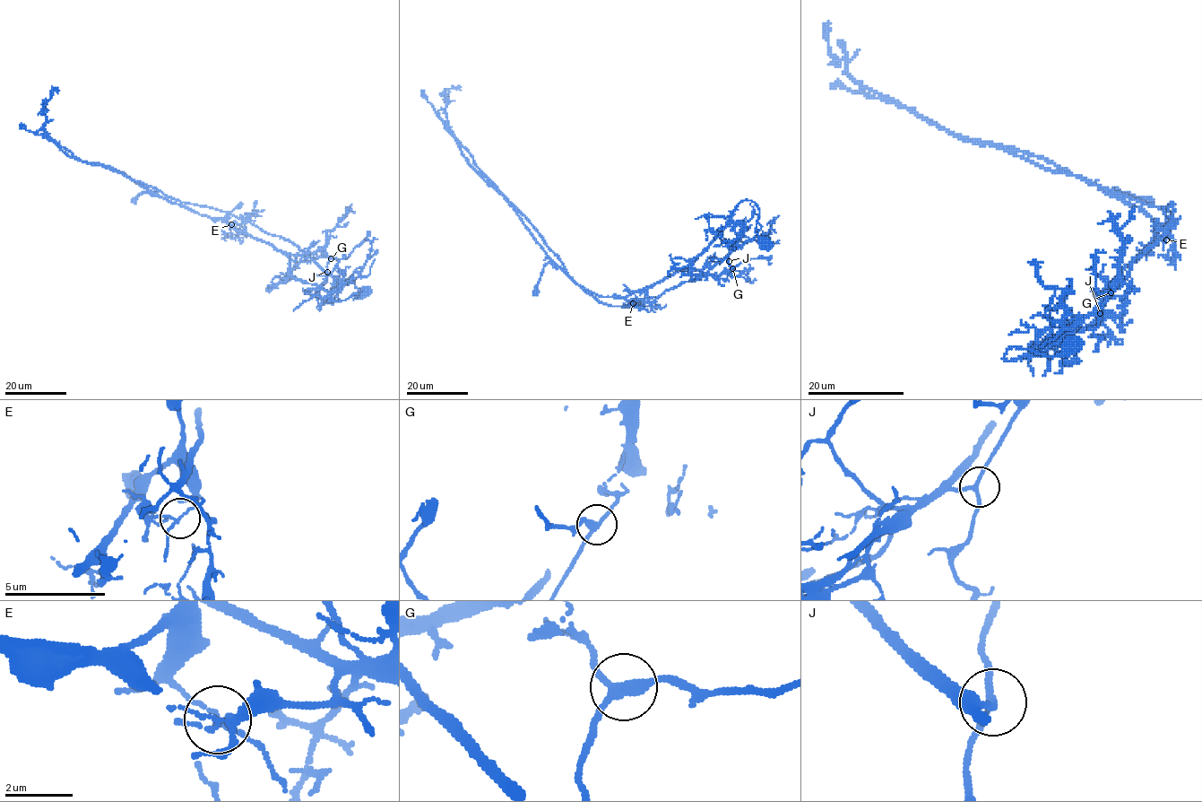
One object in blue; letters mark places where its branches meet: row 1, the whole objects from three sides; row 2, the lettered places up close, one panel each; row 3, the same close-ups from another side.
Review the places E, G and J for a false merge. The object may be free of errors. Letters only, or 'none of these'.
E

